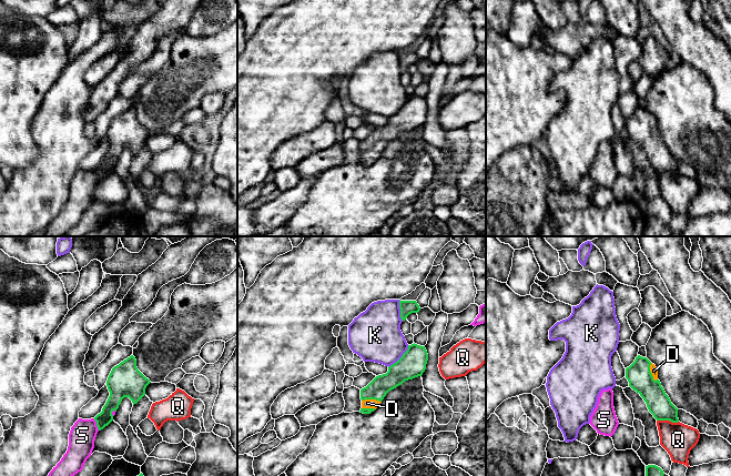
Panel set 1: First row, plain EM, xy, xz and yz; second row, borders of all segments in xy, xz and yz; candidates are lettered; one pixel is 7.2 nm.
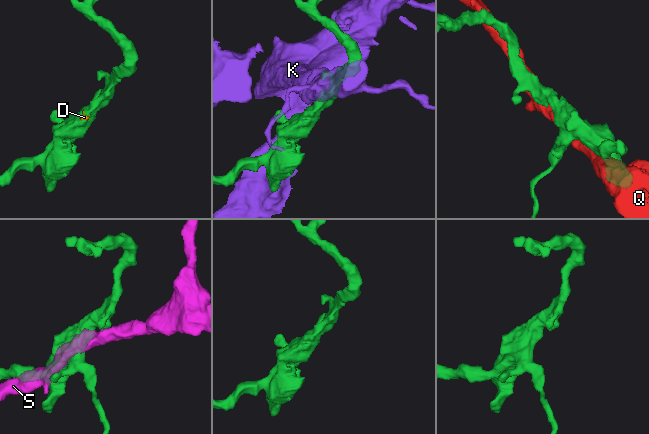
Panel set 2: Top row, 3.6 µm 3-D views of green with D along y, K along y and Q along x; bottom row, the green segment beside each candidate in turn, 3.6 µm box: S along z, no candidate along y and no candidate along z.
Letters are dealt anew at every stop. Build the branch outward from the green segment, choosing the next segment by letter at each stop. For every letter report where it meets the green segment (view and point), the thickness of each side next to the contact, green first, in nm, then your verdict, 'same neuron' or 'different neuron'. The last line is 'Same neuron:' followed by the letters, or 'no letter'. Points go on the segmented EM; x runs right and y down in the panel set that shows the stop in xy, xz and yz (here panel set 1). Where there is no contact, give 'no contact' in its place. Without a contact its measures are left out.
D: meets green in yz at (650, 372); 180 nm thick on the green side, 50 nm on the other; same neuron
K: meets green in xz at (400, 357); 190 nm thick on the green side, 380 nm on the other; different neuron
Q: meets green in yz at (668, 419); 170 nm thick on the green side, 240 nm on the other; different neuron
S: meets green in xy at (97, 424); 100 nm thick on the green side, 190 nm on the other; different neuron
Same neuron: D

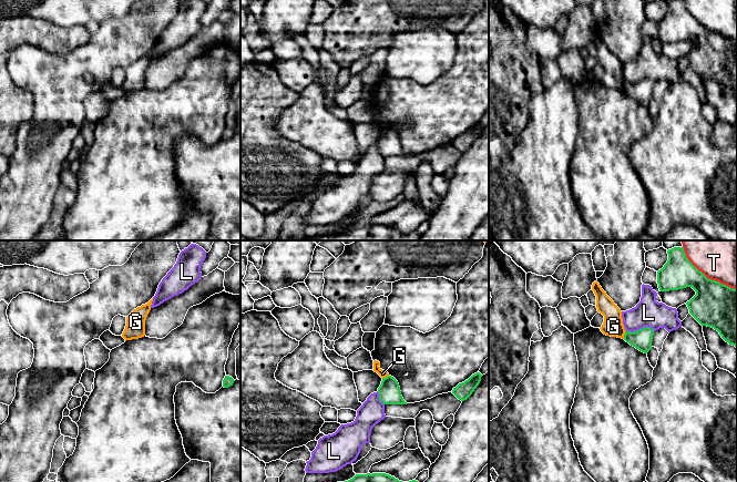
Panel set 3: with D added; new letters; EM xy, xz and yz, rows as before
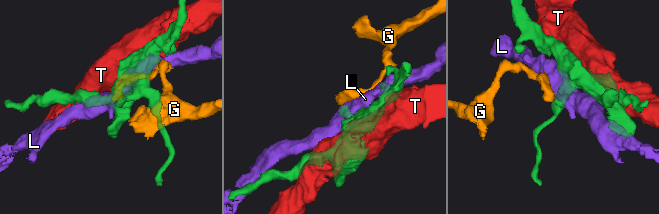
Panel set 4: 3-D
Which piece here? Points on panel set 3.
G: meets green in yz at (624, 335); 150 nm thick on the green side, 150 nm on the other; different neuron
L: meets green in yz at (640, 329); 150 nm thick on the green side, 200 nm on the other; different neuron
T: meets green in yz at (705, 276); 320 nm thick on the green side, 480 nm on the other; different neuron
Same neuron: no letter

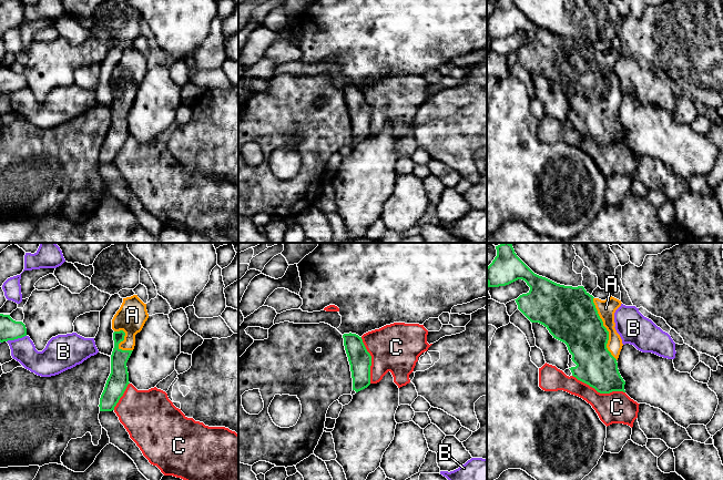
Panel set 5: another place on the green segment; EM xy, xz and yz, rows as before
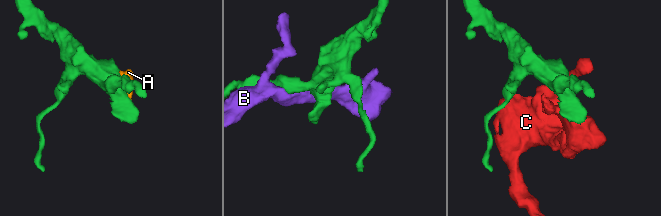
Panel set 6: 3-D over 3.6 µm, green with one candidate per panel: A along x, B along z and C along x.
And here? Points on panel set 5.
A: meets green in yz at (606, 328); 360 nm thick on the green side, 130 nm on the other; same neuron
B: meets green in xy at (16, 338); 150 nm thick on the green side, 180 nm on the other; different neuron
C: meets green in yz at (599, 391); 280 nm thick on the green side, 240 nm on the other; different neuron
Same neuron: A

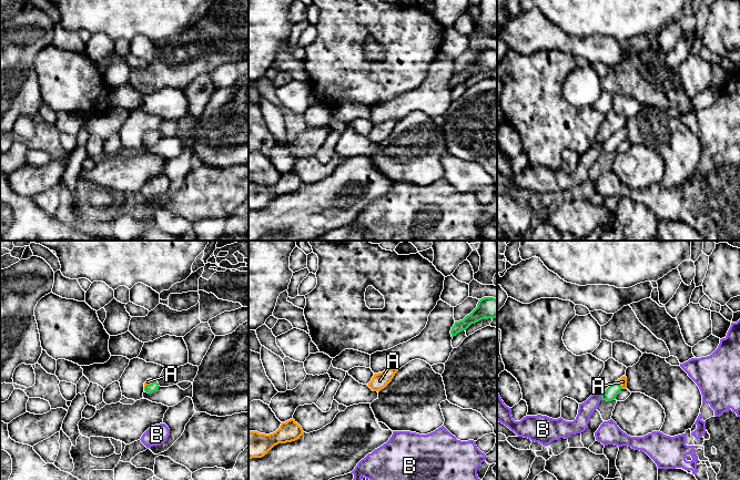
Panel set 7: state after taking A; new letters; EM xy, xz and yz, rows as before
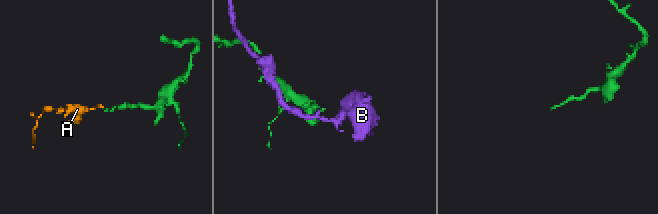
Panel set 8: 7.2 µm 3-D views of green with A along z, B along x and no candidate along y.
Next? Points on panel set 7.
A: meets green in yz at (619, 385); 90 nm thick on the green side, 60 nm on the other; same neuron
B: meets green in yz at (601, 397); 90 nm thick on the green side, 110 nm on the other; different neuron
Same neuron: A

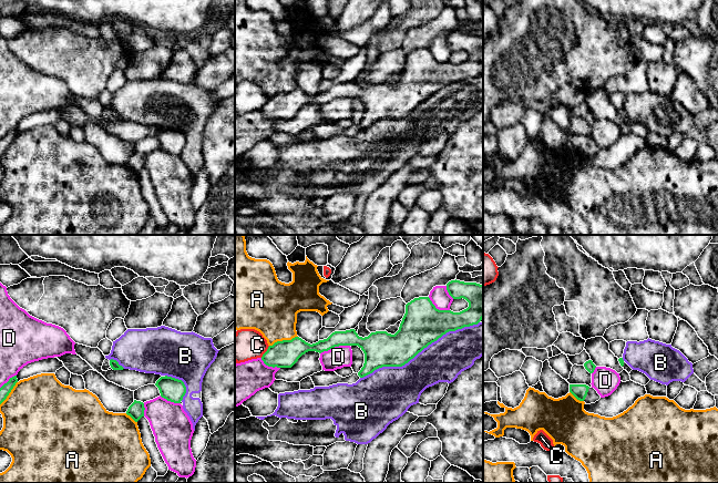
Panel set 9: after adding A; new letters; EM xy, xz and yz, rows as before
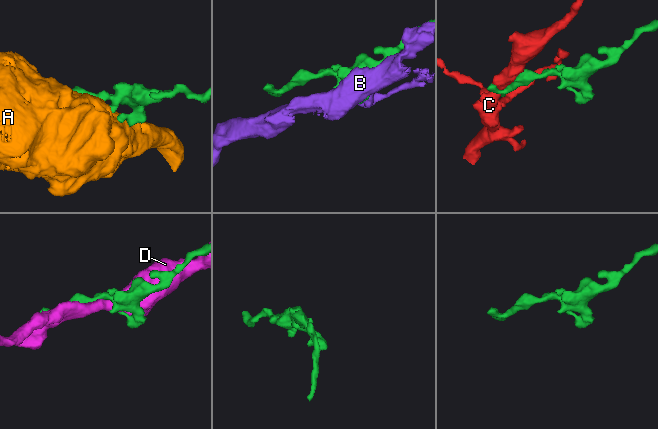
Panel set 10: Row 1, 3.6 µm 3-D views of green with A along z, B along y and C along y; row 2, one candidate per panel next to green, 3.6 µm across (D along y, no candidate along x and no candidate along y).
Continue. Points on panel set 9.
A: meets green in xz at (283, 340); 200 nm thick on the green side, 380 nm on the other; different neuron
B: meets green in xz at (419, 351); 300 nm thick on the green side, 300 nm on the other; different neuron
C: meets green in xz at (266, 351); 200 nm thick on the green side, 220 nm on the other; different neuron
D: meets green in xz at (335, 346); 130 nm thick on the green side, 160 nm on the other; different neuron
Same neuron: no letter

